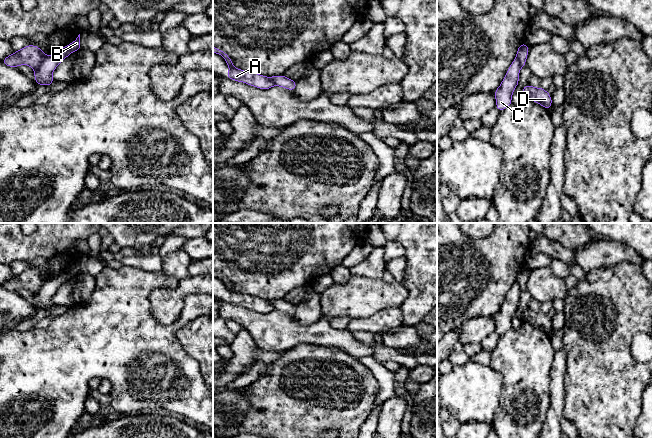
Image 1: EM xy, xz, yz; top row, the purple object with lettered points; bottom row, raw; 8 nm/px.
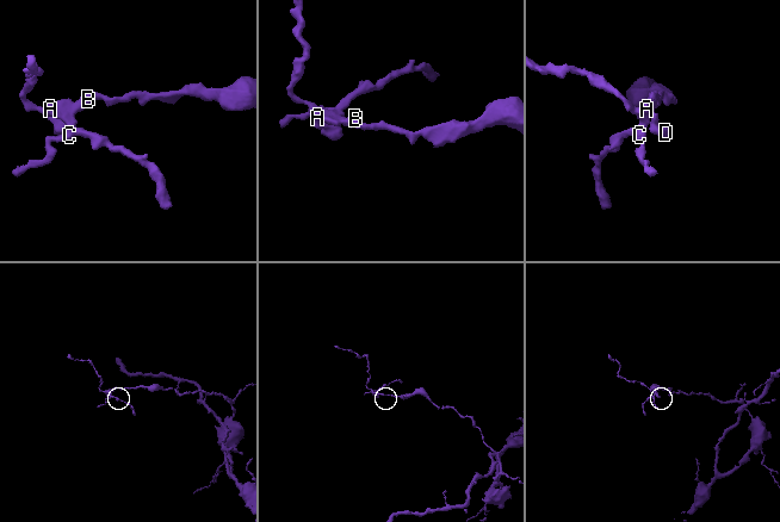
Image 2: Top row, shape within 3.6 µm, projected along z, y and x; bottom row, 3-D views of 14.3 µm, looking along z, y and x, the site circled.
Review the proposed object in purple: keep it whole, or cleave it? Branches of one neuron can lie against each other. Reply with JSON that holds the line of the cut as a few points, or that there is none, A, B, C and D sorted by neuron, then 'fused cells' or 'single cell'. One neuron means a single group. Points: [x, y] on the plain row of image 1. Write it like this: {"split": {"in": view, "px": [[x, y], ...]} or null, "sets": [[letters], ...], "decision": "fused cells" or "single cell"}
{"split": {"in": "xy", "px": [[48, 280], [34, 293]]}, "sets": [["A", "D"], ["B", "C"]], "decision": "fused cells"}

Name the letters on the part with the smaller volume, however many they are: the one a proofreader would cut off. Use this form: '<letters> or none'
A, D

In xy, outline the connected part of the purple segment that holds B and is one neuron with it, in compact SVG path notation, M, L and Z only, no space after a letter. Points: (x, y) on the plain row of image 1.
M80 258L68 270L62 271L54 279L46 281L41 289L34 293L34 303L37 309L50 310L55 305L52 298L57 290L67 282L72 276L80 275Z

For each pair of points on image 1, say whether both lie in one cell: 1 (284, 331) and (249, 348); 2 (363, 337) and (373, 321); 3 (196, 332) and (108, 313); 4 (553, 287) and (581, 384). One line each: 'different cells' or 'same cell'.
1: different cells
2: different cells
3: different cells
4: different cells

